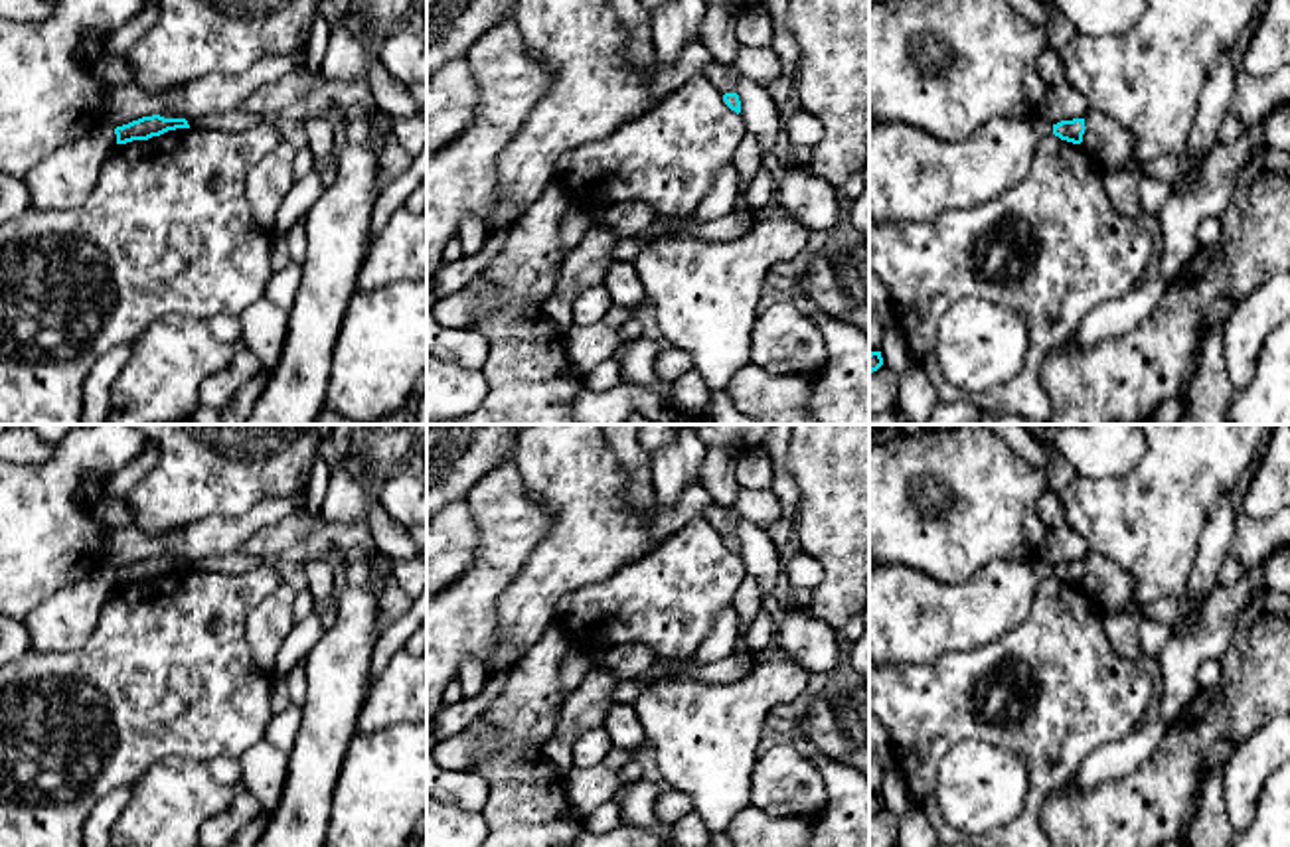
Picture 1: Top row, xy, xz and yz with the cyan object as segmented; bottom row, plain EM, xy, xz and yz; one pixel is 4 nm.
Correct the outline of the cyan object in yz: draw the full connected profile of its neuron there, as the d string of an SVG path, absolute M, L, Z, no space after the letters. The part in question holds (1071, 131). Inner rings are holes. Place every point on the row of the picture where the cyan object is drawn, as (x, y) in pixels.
M1085 118L1061 120L1053 124L1053 134L1061 140L1081 144L1085 134Z

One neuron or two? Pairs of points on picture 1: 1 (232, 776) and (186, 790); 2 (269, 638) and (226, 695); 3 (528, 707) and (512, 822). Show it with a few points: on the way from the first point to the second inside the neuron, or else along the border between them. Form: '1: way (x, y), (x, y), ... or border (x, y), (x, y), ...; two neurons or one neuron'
1: border (202, 763), (218, 782), (234, 788); two neurons
2: border (253, 609), (247, 618), (247, 648), (269, 676); two neurons
3: way (522, 735), (520, 753), (512, 761), (512, 794); one neuron

